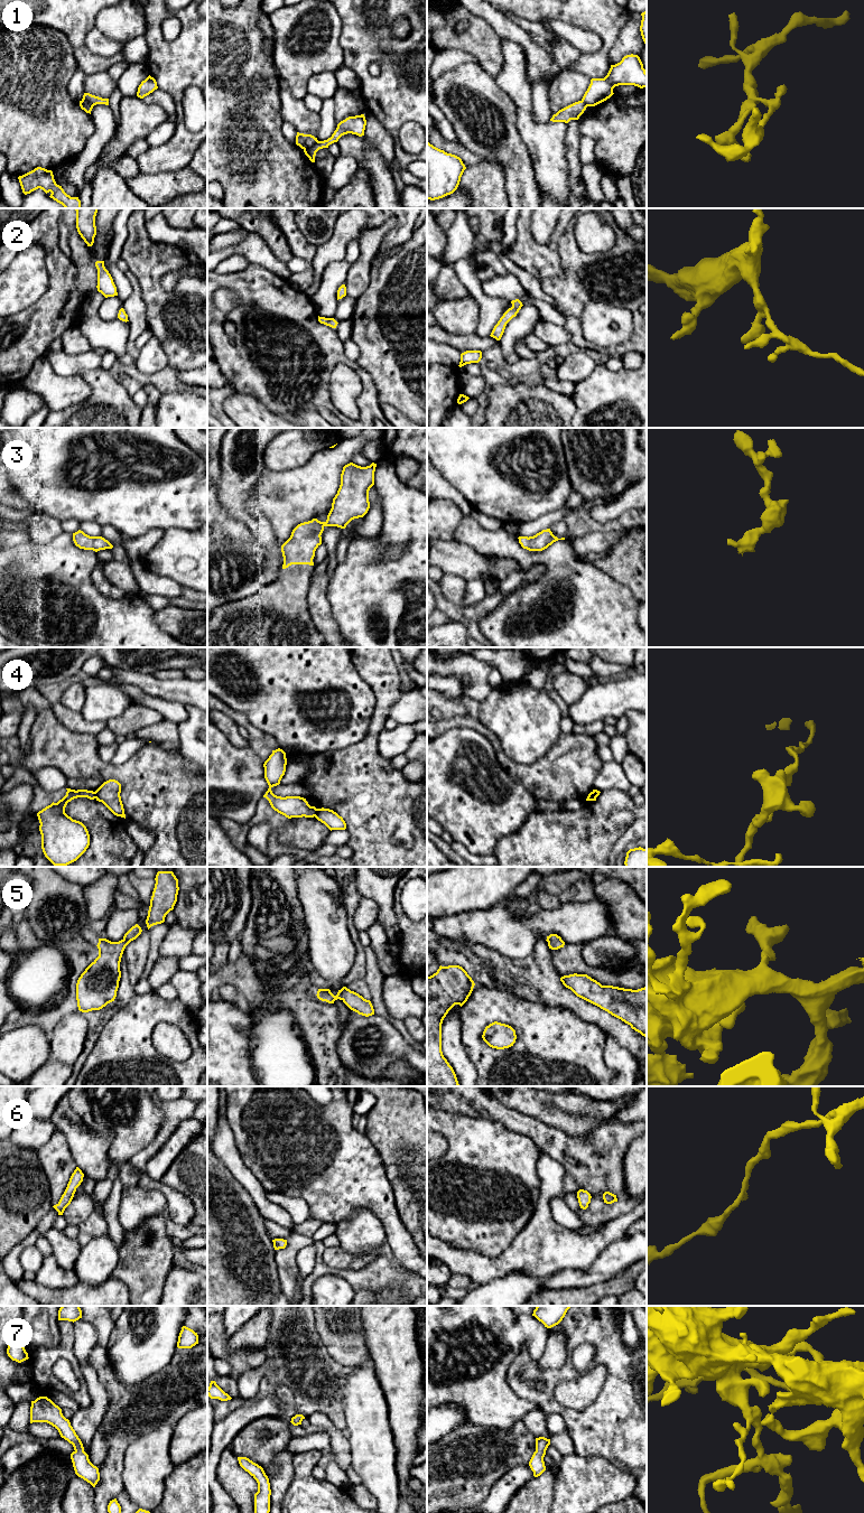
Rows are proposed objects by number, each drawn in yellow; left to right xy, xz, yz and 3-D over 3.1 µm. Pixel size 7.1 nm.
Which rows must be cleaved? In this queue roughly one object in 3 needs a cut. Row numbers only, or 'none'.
1, 4

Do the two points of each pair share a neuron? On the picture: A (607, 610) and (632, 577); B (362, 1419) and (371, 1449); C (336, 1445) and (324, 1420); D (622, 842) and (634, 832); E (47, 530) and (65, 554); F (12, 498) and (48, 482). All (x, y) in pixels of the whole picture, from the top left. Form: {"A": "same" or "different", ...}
{"A": "different", "B": "same", "C": "same", "D": "same", "E": "different", "F": "different"}

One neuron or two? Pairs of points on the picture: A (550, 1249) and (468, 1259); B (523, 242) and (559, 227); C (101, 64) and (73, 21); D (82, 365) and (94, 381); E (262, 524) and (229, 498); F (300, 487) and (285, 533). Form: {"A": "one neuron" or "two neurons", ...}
{"A": "one neuron", "B": "one neuron", "C": "one neuron", "D": "two neurons", "E": "one neuron", "F": "one neuron"}

